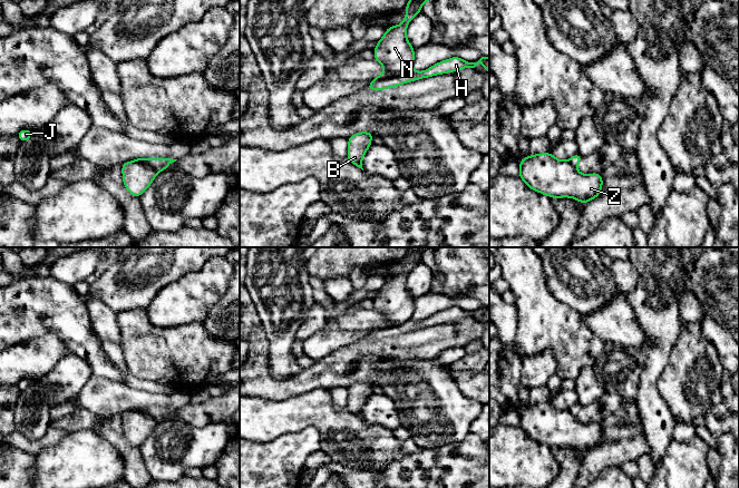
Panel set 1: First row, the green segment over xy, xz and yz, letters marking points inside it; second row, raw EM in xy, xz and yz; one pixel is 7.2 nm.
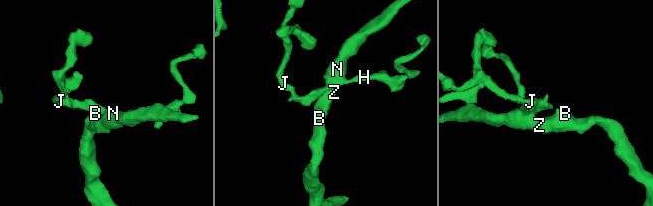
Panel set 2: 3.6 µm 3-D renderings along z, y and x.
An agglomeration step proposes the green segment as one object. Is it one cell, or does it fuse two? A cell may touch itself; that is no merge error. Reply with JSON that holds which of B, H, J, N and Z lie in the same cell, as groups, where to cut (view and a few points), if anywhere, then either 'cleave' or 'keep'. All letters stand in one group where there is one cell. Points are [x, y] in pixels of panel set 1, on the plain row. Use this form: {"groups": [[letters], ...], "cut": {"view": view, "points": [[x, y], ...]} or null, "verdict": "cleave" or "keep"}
{"groups": [["B", "N", "Z"], ["H", "J"]], "cut": {"view": "xz", "points": [[410, 318], [400, 324], [373, 330]]}, "verdict": "cleave"}

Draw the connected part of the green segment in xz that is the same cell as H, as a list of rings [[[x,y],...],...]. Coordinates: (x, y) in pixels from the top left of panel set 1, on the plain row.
[[[454,305],[447,310],[443,310],[440,312],[435,313],[434,315],[429,316],[424,321],[415,321],[410,319],[406,323],[398,326],[372,330],[366,339],[376,341],[383,340],[387,338],[393,338],[409,331],[429,328],[431,325],[454,322],[466,318],[475,318],[479,312],[482,312],[485,320],[489,322],[489,306],[482,306],[477,312],[469,312],[457,305]]]

